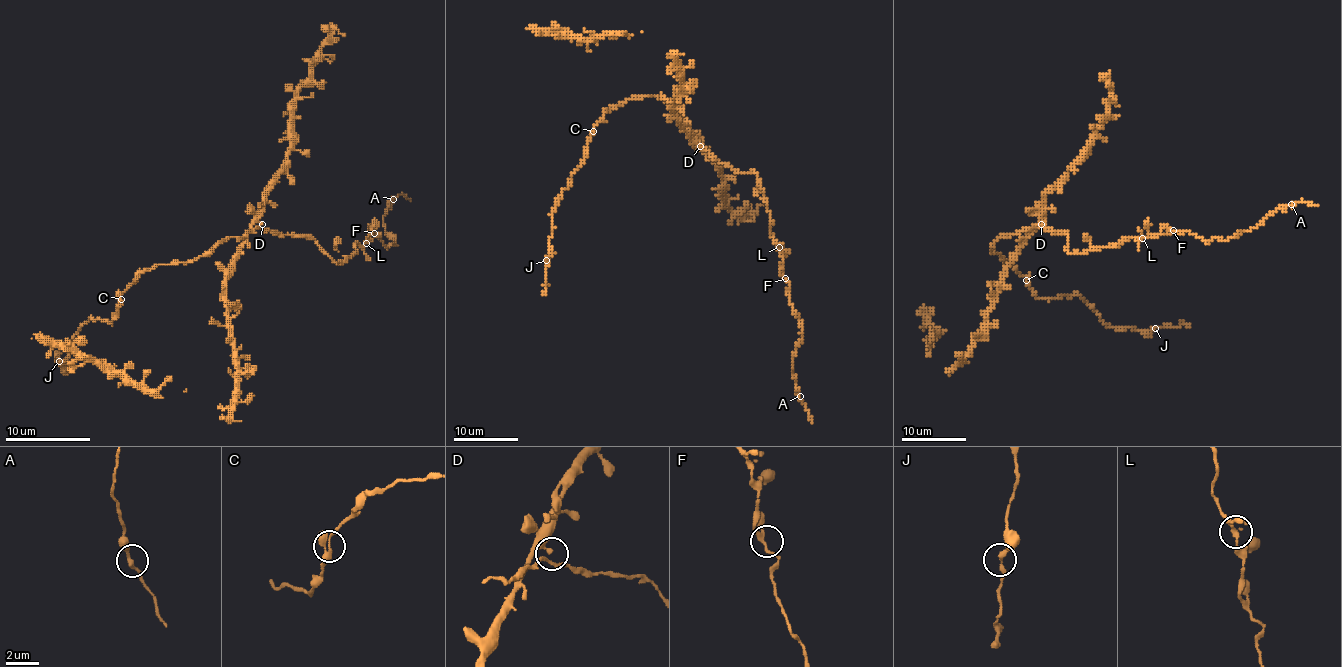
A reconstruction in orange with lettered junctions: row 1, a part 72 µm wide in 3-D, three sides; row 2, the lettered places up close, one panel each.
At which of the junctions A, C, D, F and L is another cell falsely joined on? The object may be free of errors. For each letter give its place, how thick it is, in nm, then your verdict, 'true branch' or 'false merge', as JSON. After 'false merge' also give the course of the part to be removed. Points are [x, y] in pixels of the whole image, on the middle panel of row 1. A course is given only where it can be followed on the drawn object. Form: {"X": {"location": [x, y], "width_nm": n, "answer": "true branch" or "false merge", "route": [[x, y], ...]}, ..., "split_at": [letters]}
{"A": {"location": [800, 396], "width_nm": 240, "answer": "true branch"}, "C": {"location": [593, 131], "width_nm": 200, "answer": "true branch"}, "D": {"location": [700, 146], "width_nm": 200, "answer": "true branch"}, "F": {"location": [785, 278], "width_nm": 200, "answer": "true branch"}, "L": {"location": [779, 247], "width_nm": 200, "answer": "true branch"}, "split_at": []}

